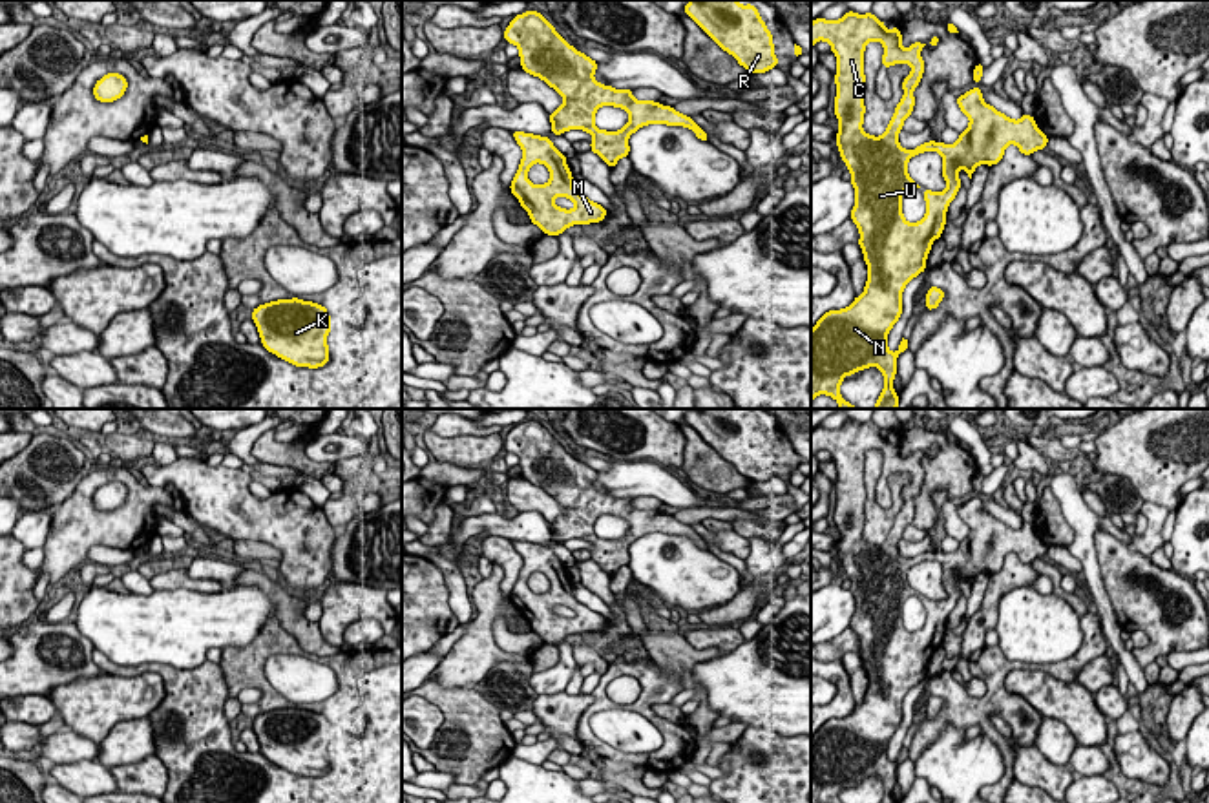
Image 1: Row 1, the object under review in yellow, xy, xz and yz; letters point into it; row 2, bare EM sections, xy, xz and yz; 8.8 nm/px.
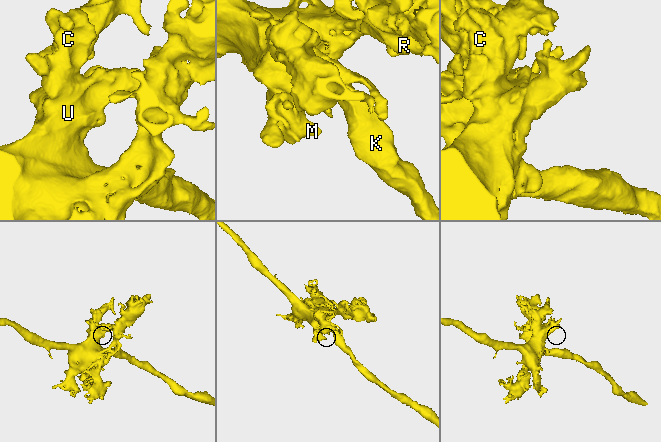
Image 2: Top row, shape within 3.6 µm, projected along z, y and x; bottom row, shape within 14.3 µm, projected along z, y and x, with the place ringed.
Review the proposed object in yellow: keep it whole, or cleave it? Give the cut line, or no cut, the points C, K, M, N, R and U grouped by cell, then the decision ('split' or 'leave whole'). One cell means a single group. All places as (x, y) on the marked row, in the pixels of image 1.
no cut; C K M N R U; leave whole

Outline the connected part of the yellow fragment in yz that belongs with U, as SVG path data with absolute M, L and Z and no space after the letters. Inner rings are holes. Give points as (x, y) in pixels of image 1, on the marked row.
M847 11L838 20L816 18L811 22L811 46L824 40L831 46L836 57L836 97L835 117L838 119L836 146L840 159L851 172L851 184L855 188L855 206L849 219L857 224L864 261L867 265L867 281L864 294L840 310L825 312L811 328L811 402L818 394L831 396L838 402L838 409L857 409L849 402L842 400L840 383L846 376L855 374L869 367L877 367L884 376L884 389L873 409L897 409L899 394L893 389L897 374L897 358L908 350L908 339L902 338L899 350L888 349L888 334L902 314L902 292L906 285L926 270L926 259L935 239L941 237L946 224L946 212L962 186L959 170L962 168L972 179L979 164L993 166L1001 162L1008 144L1015 144L1023 155L1032 155L1036 150L1046 148L1048 137L1037 128L1032 115L1023 113L1019 120L1006 117L993 106L983 100L983 91L975 86L964 95L957 97L961 111L970 119L968 128L959 133L953 144L924 142L915 150L904 150L899 144L899 131L904 120L913 113L915 97L913 89L919 86L924 73L924 60L920 49L926 46L915 42L909 47L902 47L902 33L899 27L886 29L873 13L858 15ZM867 42L880 42L884 47L882 68L895 64L909 64L911 73L904 78L904 97L895 108L895 113L880 137L869 135L862 130L864 124L864 97L866 97L866 75L864 75L864 51ZM924 151L937 151L942 157L942 177L946 181L944 192L931 192L924 188L926 214L917 223L908 223L902 214L902 195L908 188L920 188L908 175L908 161Z

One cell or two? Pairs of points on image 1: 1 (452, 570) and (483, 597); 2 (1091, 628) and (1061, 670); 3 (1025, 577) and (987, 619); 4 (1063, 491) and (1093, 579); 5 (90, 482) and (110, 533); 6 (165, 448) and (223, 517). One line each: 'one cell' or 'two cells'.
1: two cells
2: one cell
3: one cell
4: one cell
5: one cell
6: two cells

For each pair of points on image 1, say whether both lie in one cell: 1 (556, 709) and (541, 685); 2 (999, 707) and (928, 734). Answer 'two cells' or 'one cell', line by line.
1: two cells
2: one cell

